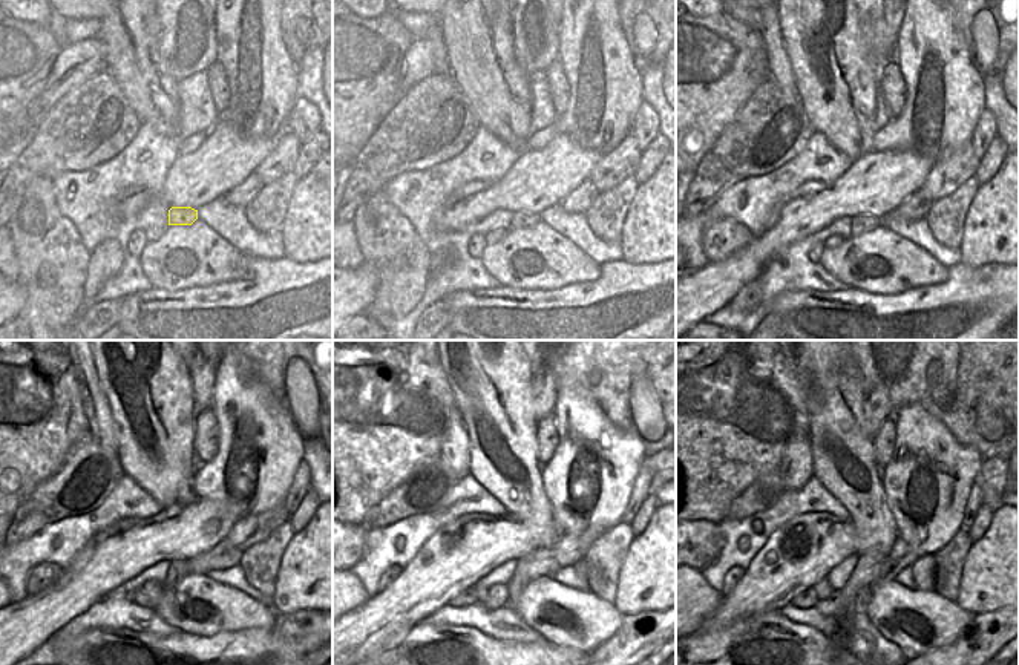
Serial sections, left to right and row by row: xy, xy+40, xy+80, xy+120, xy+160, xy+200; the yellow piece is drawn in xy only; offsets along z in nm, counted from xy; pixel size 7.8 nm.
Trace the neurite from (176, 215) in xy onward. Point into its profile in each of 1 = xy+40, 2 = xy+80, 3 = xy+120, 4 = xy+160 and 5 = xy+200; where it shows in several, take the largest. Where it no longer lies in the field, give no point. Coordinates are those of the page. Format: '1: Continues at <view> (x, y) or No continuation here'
1: Continues at xy+40 (520, 219)
2: Continues at xy+80 (861, 224)
3: Continues at xy+120 (176, 572)
4: Continues at xy+160 (518, 581)
5: Continues at xy+200 (863, 598).

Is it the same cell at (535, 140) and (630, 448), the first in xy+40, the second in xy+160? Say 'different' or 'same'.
same

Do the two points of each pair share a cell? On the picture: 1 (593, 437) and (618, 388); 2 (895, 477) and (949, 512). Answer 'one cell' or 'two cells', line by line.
1: two cells
2: one cell

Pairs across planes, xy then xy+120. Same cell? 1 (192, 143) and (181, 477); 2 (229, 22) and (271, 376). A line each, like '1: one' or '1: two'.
1: two
2: two

